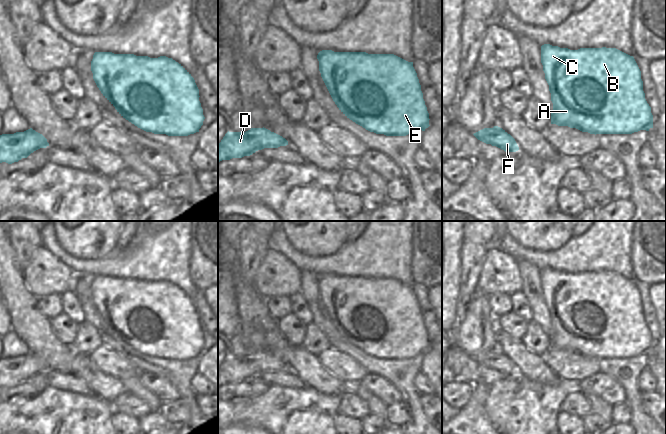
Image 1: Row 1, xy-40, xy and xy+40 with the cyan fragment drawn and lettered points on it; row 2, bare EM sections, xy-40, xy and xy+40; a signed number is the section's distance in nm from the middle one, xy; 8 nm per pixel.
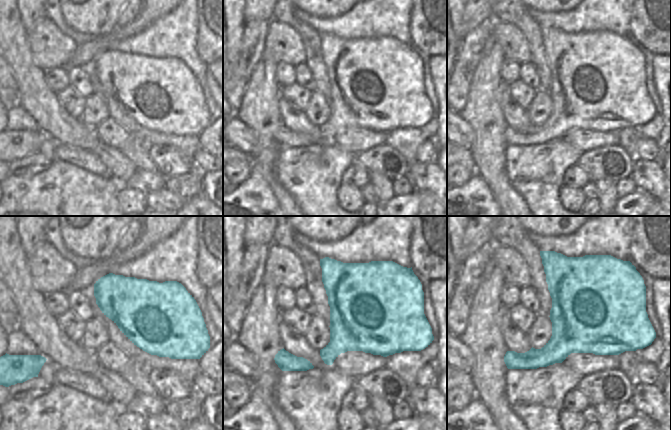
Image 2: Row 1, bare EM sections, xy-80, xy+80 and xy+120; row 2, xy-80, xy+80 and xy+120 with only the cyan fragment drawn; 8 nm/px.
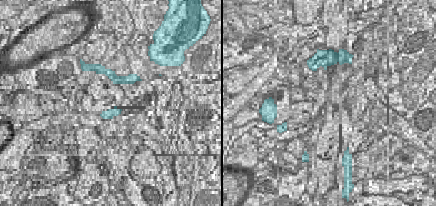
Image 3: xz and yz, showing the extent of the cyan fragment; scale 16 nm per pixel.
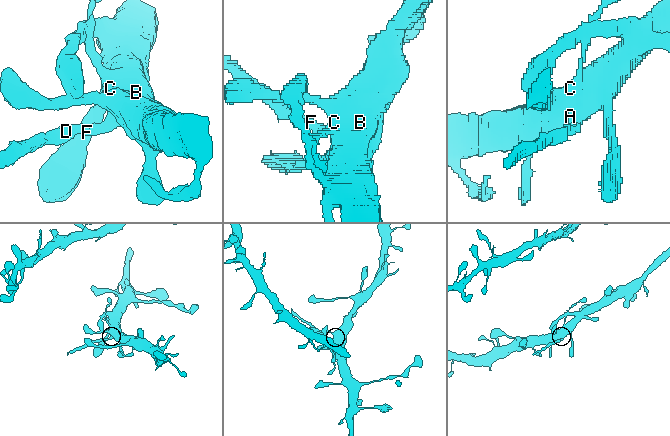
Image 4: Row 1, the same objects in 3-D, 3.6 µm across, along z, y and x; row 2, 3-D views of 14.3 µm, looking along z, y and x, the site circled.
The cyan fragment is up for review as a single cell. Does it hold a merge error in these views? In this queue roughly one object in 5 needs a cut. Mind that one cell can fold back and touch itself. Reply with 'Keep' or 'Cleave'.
Cleave

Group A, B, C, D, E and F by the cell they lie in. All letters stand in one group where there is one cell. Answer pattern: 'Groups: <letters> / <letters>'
Groups: A B C E F / D

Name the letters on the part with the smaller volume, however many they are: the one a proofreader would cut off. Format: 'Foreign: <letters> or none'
Foreign: D

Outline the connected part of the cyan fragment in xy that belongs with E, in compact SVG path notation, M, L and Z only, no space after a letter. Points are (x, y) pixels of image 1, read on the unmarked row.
M318 277L321 301L339 334L370 356L406 360L429 349L413 286L394 278Z

